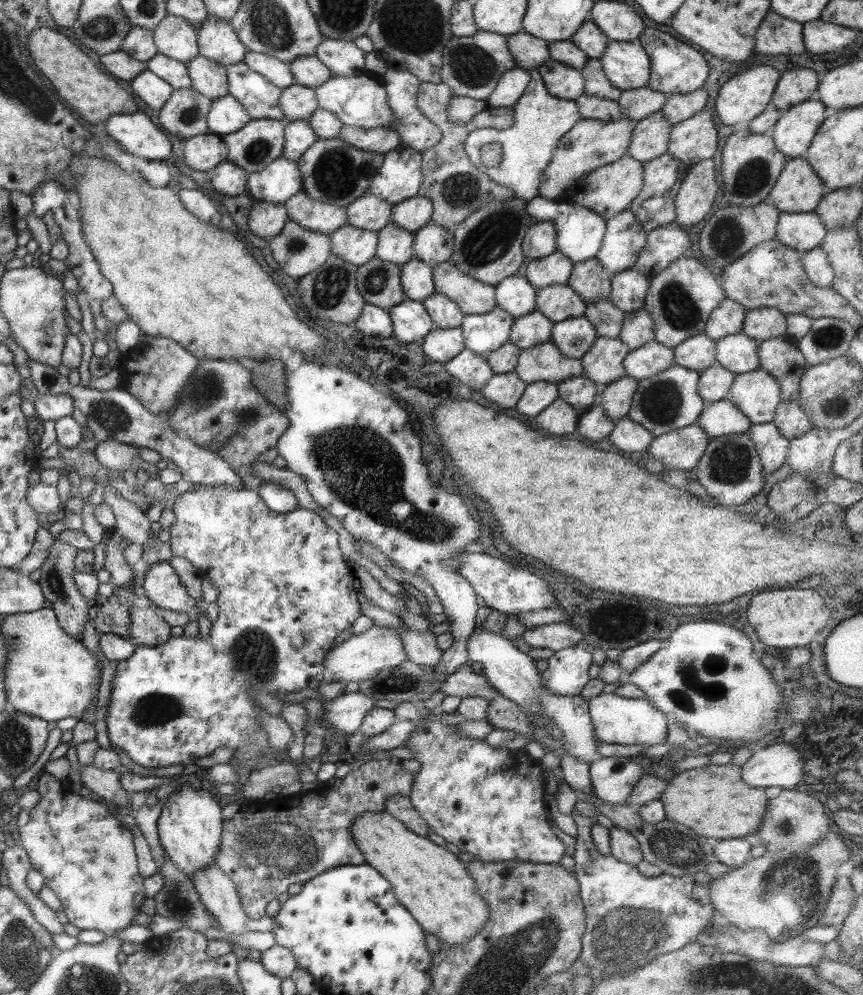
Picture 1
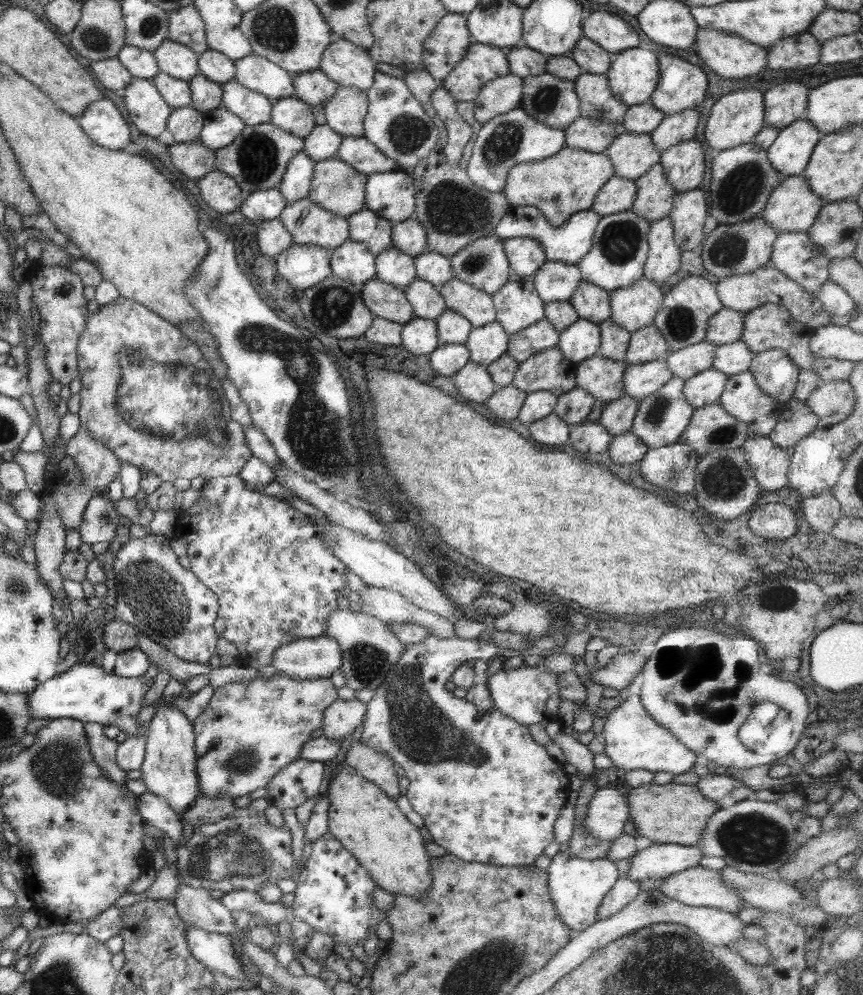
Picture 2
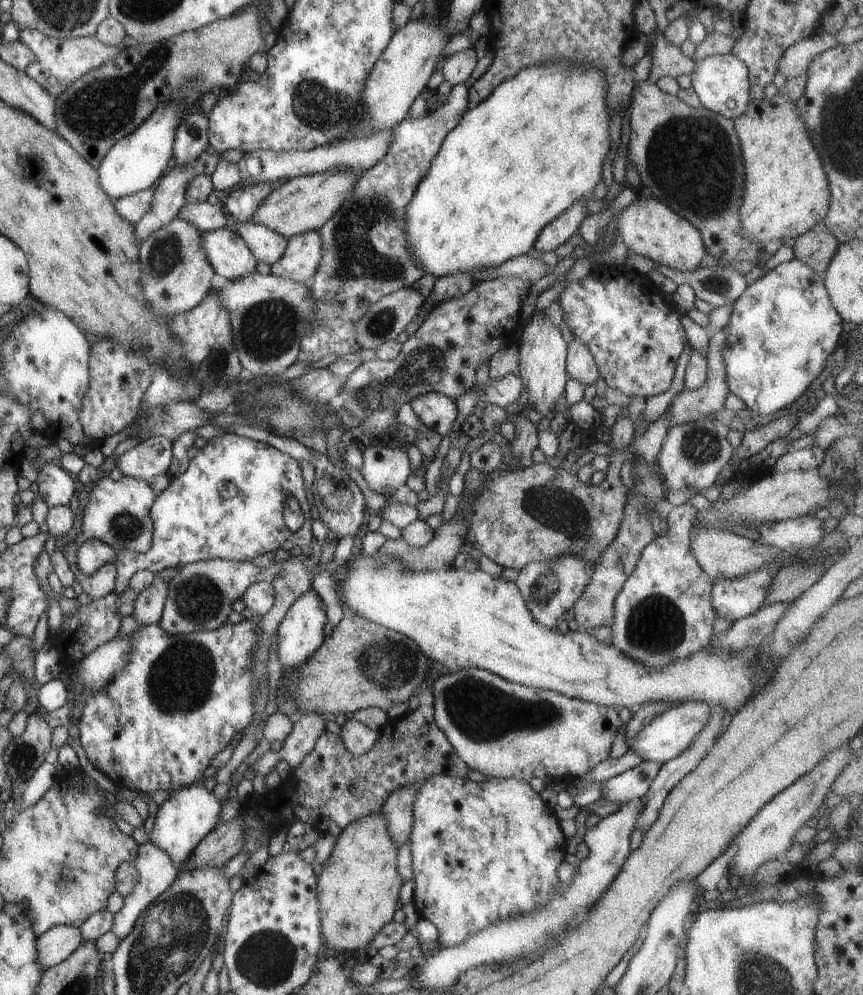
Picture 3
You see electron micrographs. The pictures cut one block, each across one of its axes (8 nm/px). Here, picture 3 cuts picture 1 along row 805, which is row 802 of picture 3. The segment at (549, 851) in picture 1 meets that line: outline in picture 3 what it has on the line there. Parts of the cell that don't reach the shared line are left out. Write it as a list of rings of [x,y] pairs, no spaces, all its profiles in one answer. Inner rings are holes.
[[[445,774],[429,775],[420,783],[419,790],[415,794],[411,804],[412,825],[408,838],[410,850],[410,862],[413,870],[413,897],[412,903],[418,914],[418,918],[429,920],[437,929],[437,942],[441,946],[457,946],[469,938],[469,934],[475,934],[477,930],[483,930],[485,926],[499,922],[503,918],[515,918],[525,916],[537,910],[537,906],[545,906],[549,898],[557,892],[557,886],[561,886],[555,876],[555,869],[563,861],[566,855],[566,830],[556,817],[554,809],[541,800],[529,784],[516,778],[486,778],[483,782],[474,782],[467,778],[457,778]]]

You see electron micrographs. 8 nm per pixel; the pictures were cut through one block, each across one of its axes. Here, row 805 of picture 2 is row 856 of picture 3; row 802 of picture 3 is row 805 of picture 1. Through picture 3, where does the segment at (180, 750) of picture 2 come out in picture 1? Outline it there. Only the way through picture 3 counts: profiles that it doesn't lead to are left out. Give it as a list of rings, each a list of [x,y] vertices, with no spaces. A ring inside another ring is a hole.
[[[178,782],[161,807],[156,820],[159,843],[167,858],[189,880],[192,880],[195,870],[201,870],[207,864],[215,864],[215,856],[221,844],[223,820],[219,814],[220,809],[220,803],[206,789],[195,789],[188,783]]]

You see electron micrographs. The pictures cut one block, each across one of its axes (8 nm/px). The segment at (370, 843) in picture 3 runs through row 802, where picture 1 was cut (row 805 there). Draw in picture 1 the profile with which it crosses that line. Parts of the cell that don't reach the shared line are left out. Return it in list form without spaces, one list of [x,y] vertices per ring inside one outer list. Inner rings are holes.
[[[387,796],[383,811],[355,817],[350,831],[363,861],[389,882],[397,901],[424,933],[433,934],[441,943],[459,946],[487,920],[487,905],[467,875],[465,864],[428,840],[428,825],[408,797]]]

